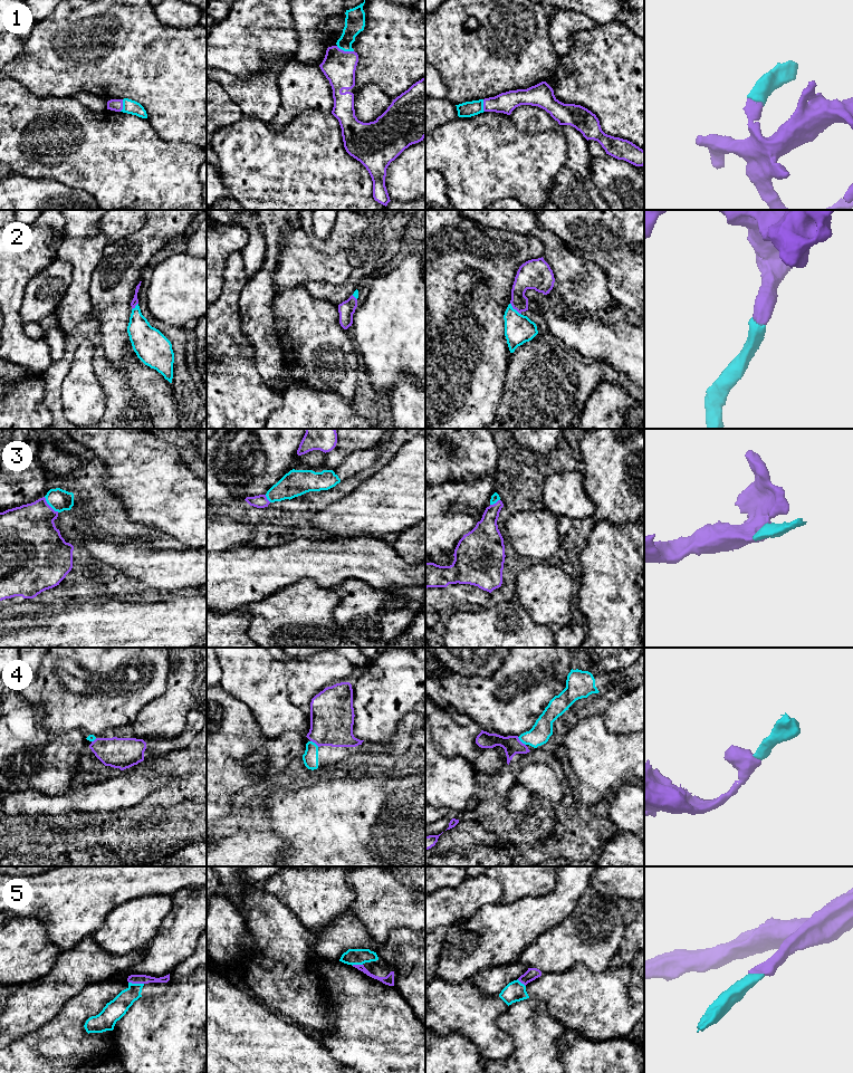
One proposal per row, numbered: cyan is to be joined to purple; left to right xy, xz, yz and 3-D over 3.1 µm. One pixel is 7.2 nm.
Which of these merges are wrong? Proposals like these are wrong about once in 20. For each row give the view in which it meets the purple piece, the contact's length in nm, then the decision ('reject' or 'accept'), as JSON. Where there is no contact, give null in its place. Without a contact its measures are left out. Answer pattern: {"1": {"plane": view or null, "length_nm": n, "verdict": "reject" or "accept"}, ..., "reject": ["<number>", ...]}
{"1": {"plane": "xz", "length_nm": 130, "verdict": "accept"}, "2": {"plane": "yz", "length_nm": 120, "verdict": "accept"}, "3": {"plane": "xy", "length_nm": 160, "verdict": "accept"}, "4": {"plane": "yz", "length_nm": 90, "verdict": "accept"}, "5": {"plane": "xy", "length_nm": 110, "verdict": "accept"}, "reject": []}

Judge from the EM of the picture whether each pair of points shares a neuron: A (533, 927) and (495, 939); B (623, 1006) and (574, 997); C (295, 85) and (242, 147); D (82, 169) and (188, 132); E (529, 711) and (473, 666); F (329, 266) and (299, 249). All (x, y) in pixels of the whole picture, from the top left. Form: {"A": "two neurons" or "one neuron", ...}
{"A": "one neuron", "B": "one neuron", "C": "two neurons", "D": "two neurons", "E": "two neurons", "F": "one neuron"}

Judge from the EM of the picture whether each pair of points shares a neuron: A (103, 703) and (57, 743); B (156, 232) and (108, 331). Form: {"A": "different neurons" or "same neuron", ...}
{"A": "different neurons", "B": "same neuron"}

